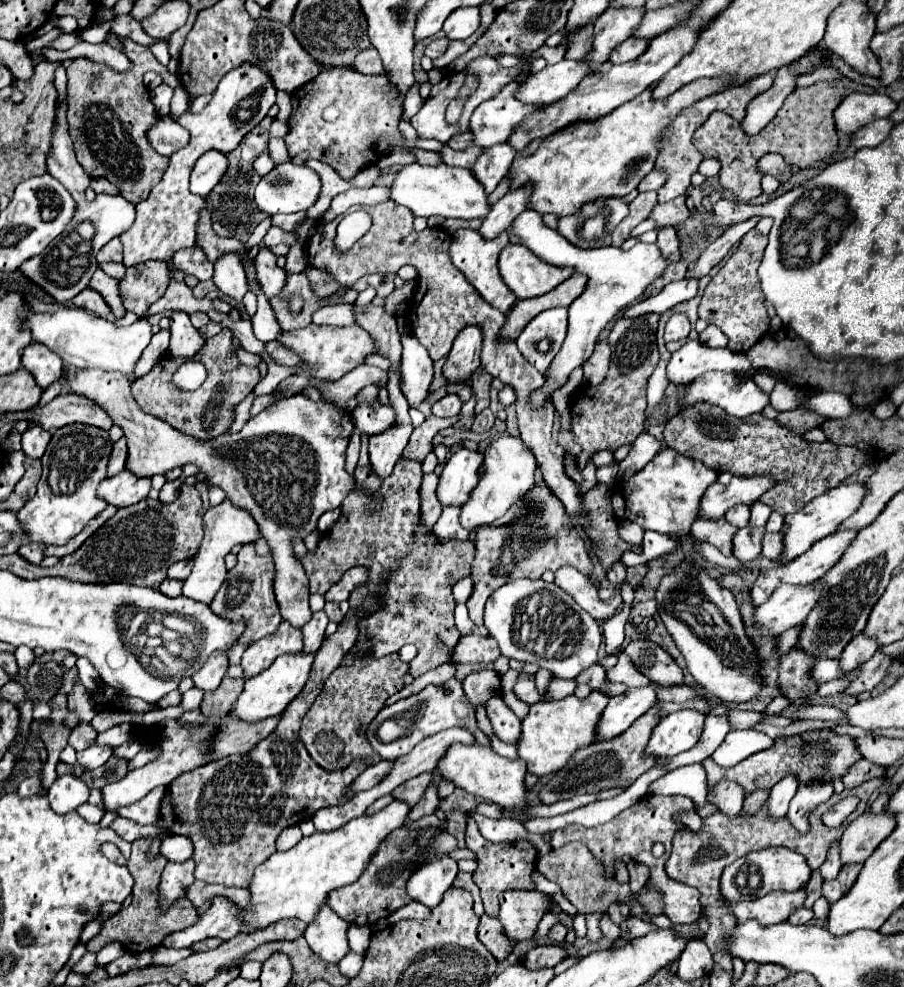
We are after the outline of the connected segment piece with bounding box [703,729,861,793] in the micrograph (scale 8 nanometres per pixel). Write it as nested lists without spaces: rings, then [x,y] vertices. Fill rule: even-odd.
[[[819,729],[819,731],[803,733],[803,735],[797,735],[791,739],[777,739],[771,749],[751,755],[751,757],[743,759],[741,763],[737,763],[735,767],[727,767],[727,769],[719,767],[719,765],[715,765],[715,761],[711,757],[703,761],[703,767],[707,771],[709,785],[715,785],[723,777],[727,777],[727,779],[733,779],[739,785],[743,785],[745,793],[753,793],[759,787],[771,789],[777,781],[781,781],[781,777],[785,777],[789,773],[797,775],[799,783],[809,783],[809,781],[817,781],[817,779],[835,781],[835,779],[841,779],[843,773],[859,759],[861,759],[861,755],[851,737],[839,737],[829,729]]]

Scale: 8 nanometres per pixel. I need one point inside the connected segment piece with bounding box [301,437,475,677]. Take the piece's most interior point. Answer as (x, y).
(413, 578)

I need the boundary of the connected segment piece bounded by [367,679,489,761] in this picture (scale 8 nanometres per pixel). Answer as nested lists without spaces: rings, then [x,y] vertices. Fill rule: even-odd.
[[[449,679],[445,681],[443,685],[427,685],[425,689],[421,689],[419,693],[407,697],[407,699],[401,699],[385,709],[379,711],[379,715],[371,721],[369,729],[367,729],[367,737],[369,737],[369,743],[371,747],[383,757],[383,759],[389,759],[389,761],[395,761],[397,757],[409,753],[409,749],[413,749],[413,745],[417,745],[417,741],[421,741],[423,737],[429,737],[429,735],[435,735],[443,729],[449,729],[449,727],[467,727],[469,731],[473,731],[473,737],[477,741],[481,741],[483,745],[489,745],[489,739],[483,731],[479,731],[477,727],[477,721],[475,721],[475,711],[473,711],[473,705],[469,703],[469,699],[465,697],[465,691],[461,689],[461,681],[459,679]],[[385,719],[403,719],[403,733],[399,739],[391,741],[391,743],[383,743],[377,735],[377,729],[379,725],[385,721]]]

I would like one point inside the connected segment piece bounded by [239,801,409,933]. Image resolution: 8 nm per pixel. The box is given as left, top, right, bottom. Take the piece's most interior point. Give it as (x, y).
(295, 883)

